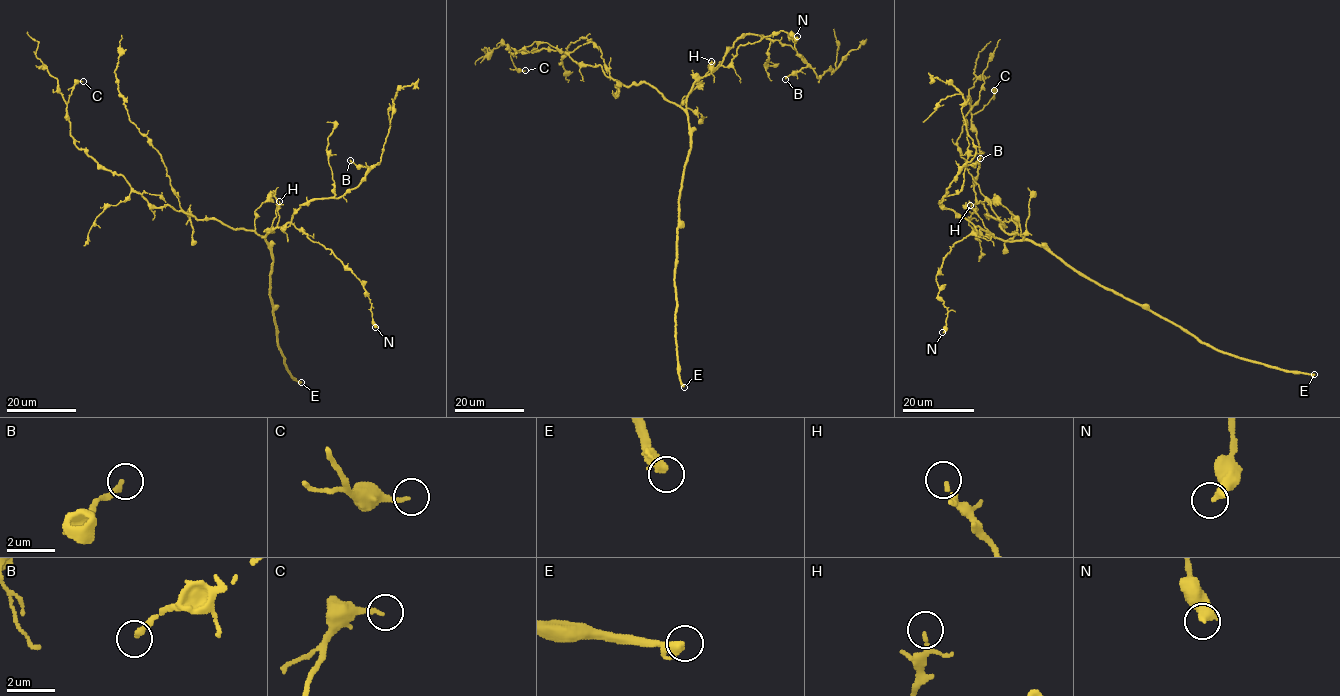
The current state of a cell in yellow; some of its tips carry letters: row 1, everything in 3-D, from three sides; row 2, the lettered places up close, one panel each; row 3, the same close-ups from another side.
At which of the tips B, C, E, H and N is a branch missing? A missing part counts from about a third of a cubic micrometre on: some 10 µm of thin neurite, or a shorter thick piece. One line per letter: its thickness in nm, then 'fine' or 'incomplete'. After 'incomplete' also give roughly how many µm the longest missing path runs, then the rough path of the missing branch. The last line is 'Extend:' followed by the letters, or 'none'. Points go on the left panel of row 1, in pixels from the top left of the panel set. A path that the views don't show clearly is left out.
B: calibre 240 nm; incomplete; missing 25 µm; course (350, 160), (338, 144), (329, 141), (299, 162)
C: calibre 170 nm; fine
E: calibre 400 nm; incomplete; missing 80 µm
H: calibre 140 nm; fine
N: calibre 440 nm; fine
Extend: B, E

